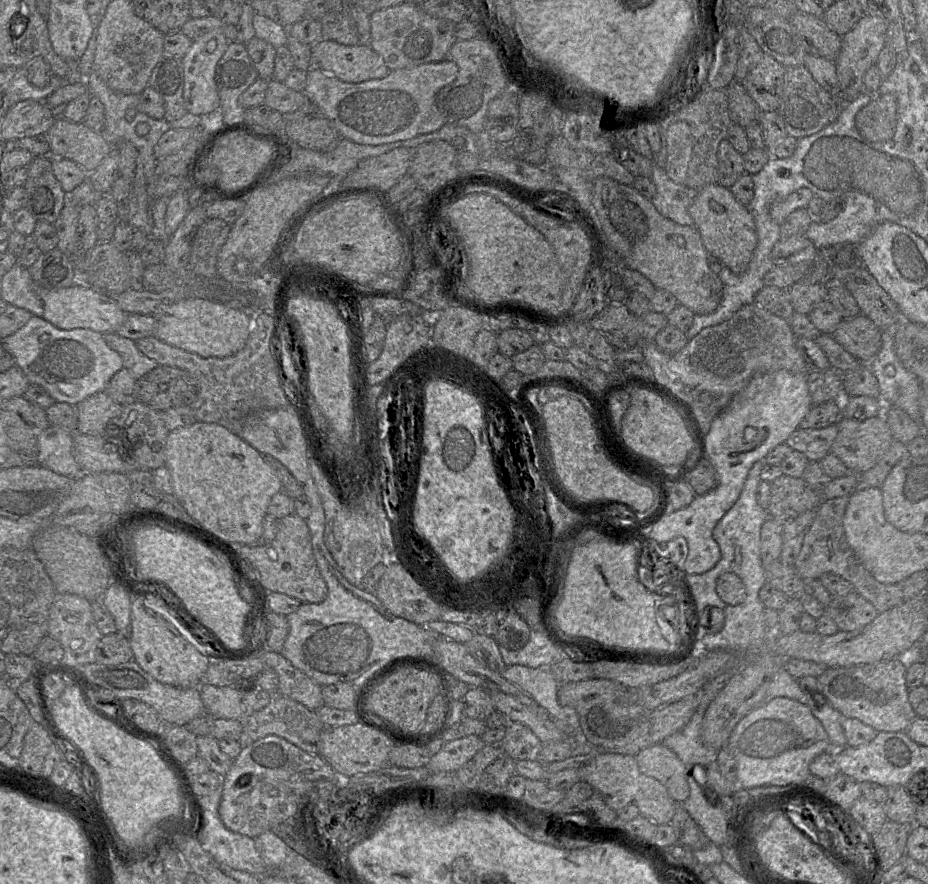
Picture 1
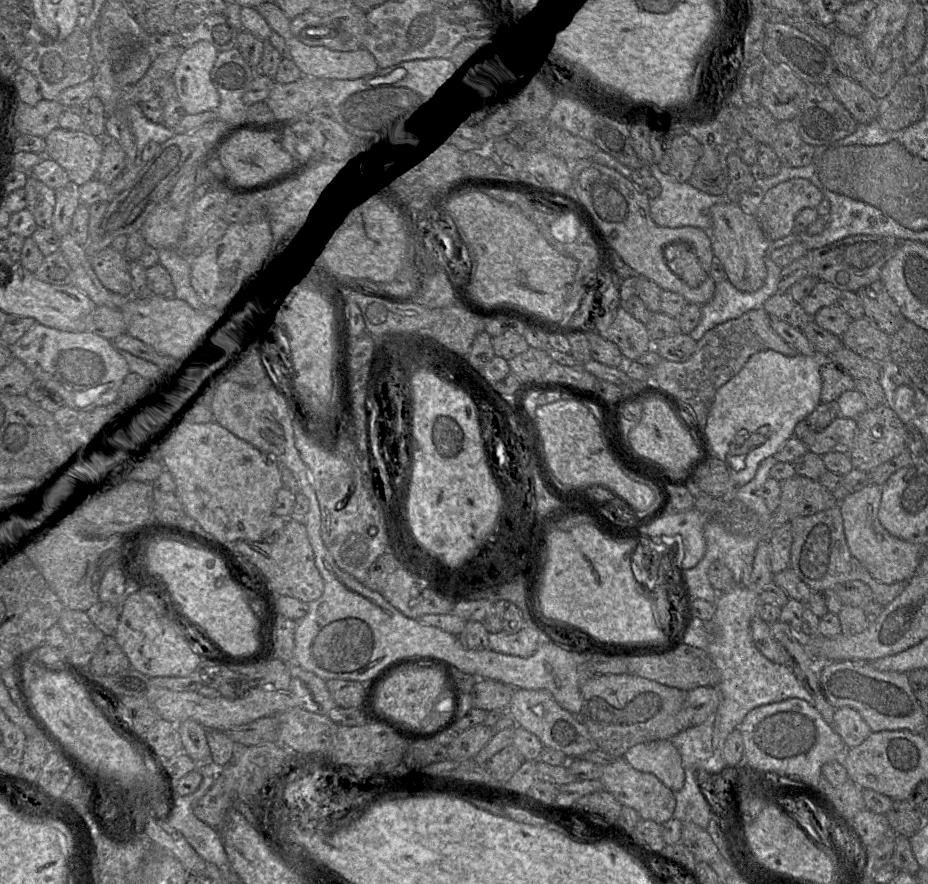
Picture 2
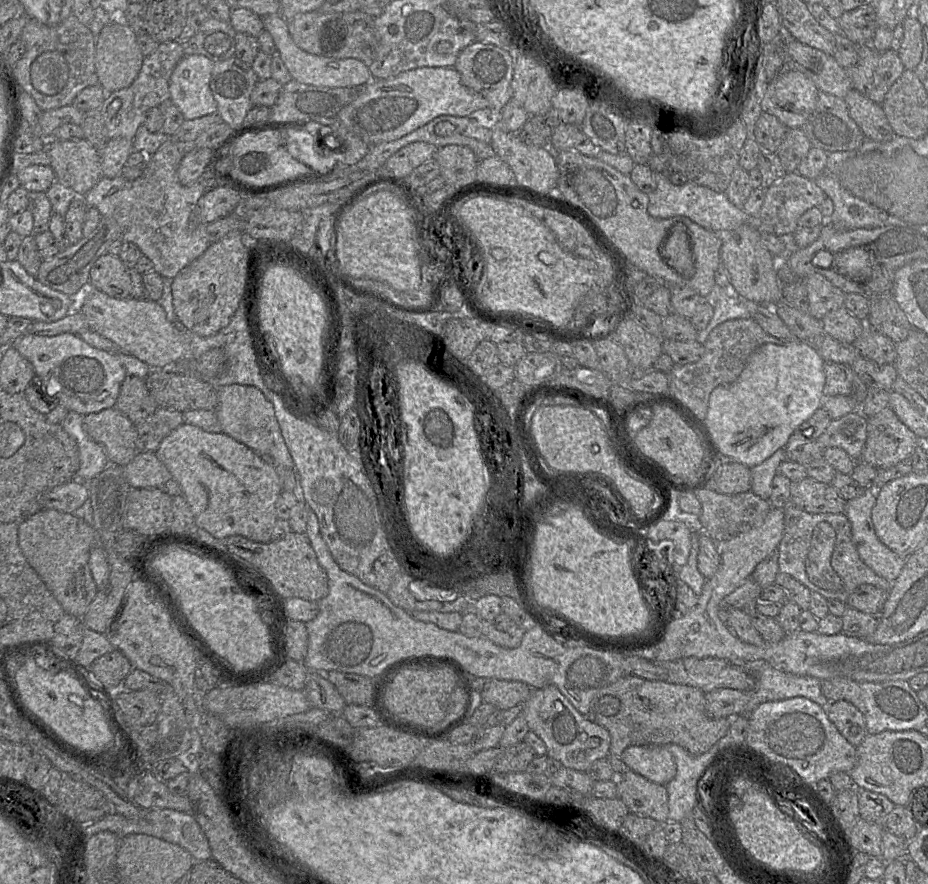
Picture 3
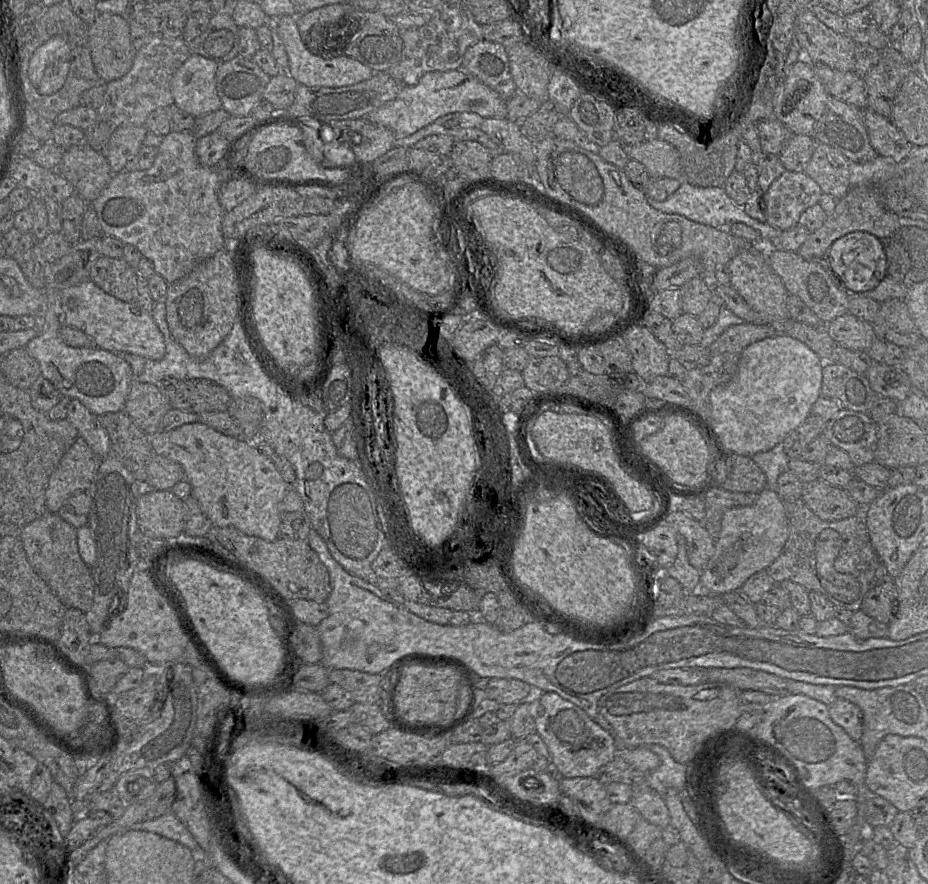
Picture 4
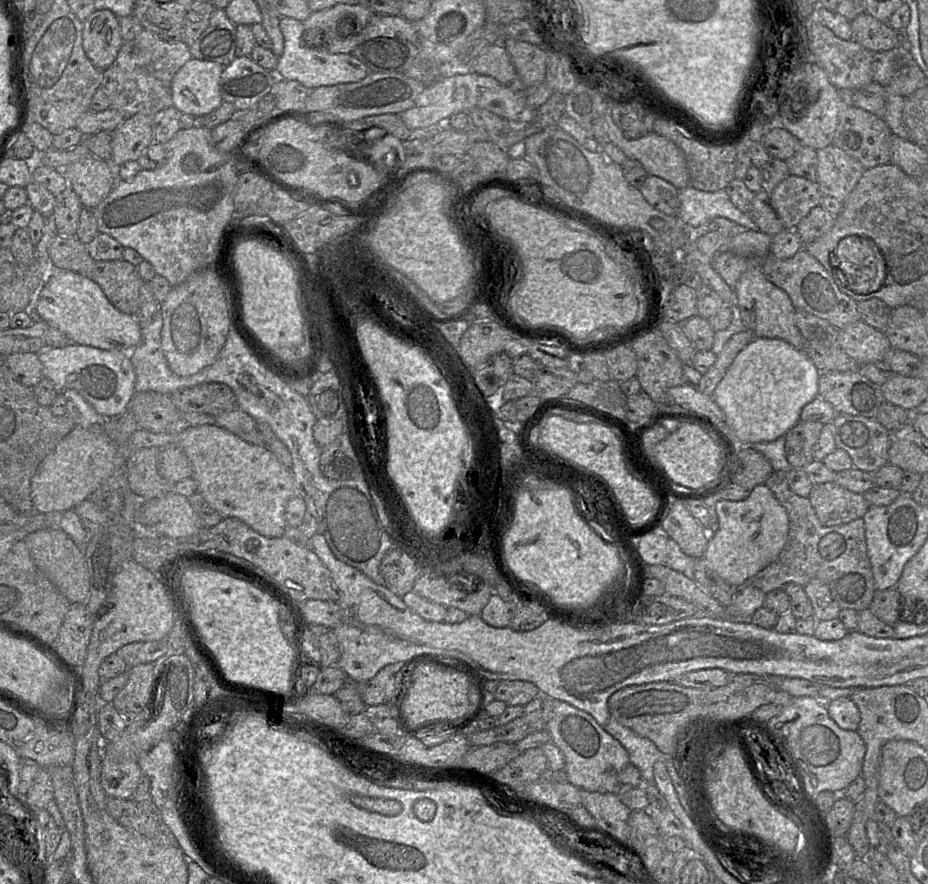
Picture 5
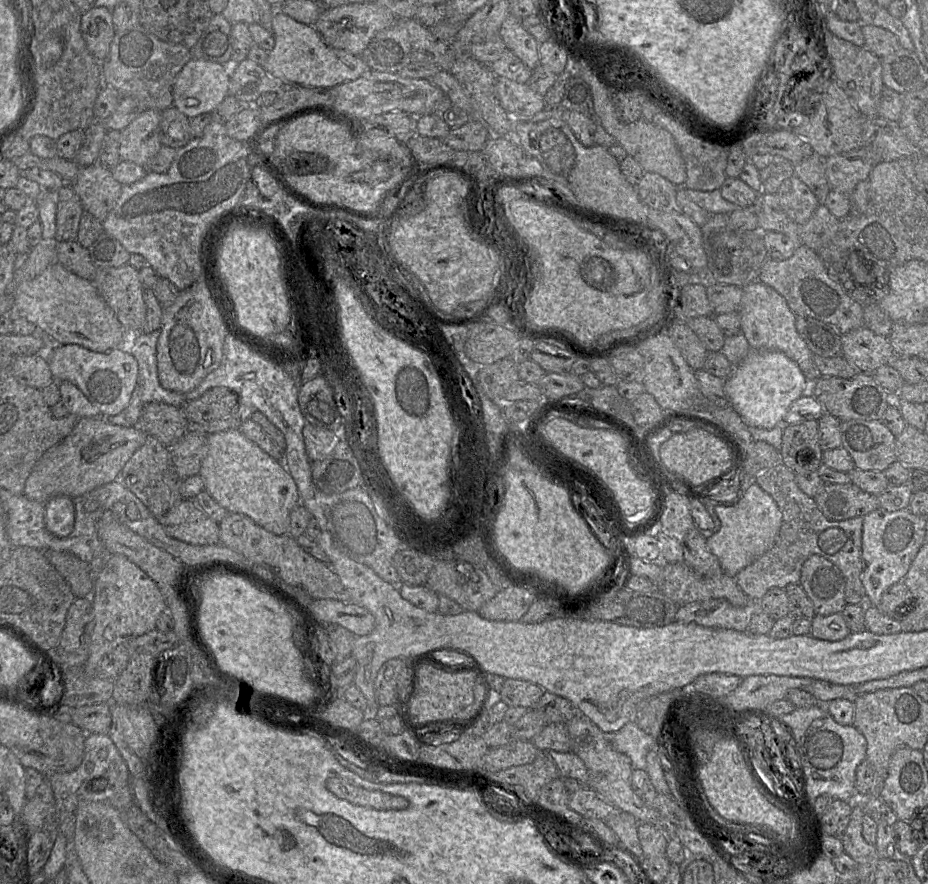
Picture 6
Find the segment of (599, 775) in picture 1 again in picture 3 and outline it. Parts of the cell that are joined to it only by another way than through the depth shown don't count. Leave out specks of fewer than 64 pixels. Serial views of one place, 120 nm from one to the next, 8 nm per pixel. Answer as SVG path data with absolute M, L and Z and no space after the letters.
M629 770L622 776L616 776L617 798L619 798L628 808L630 813L642 817L650 817L659 824L668 821L668 794L665 785L656 784L643 776Z

